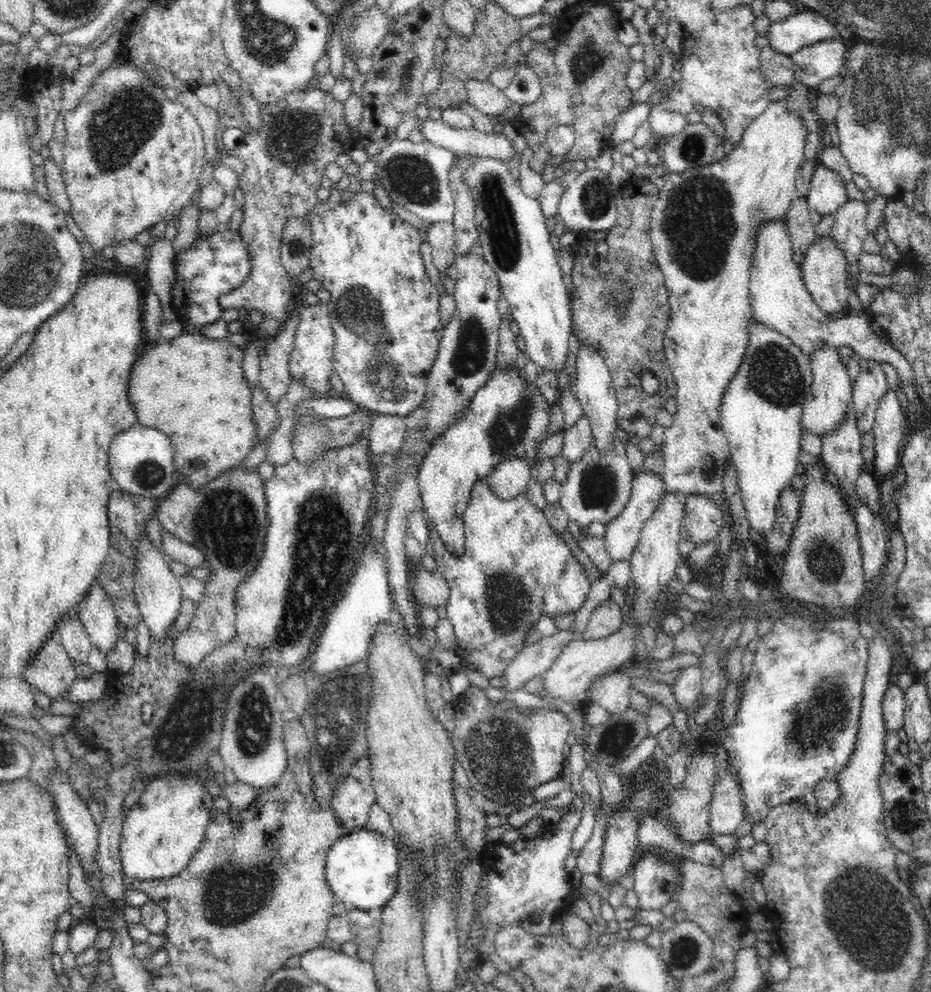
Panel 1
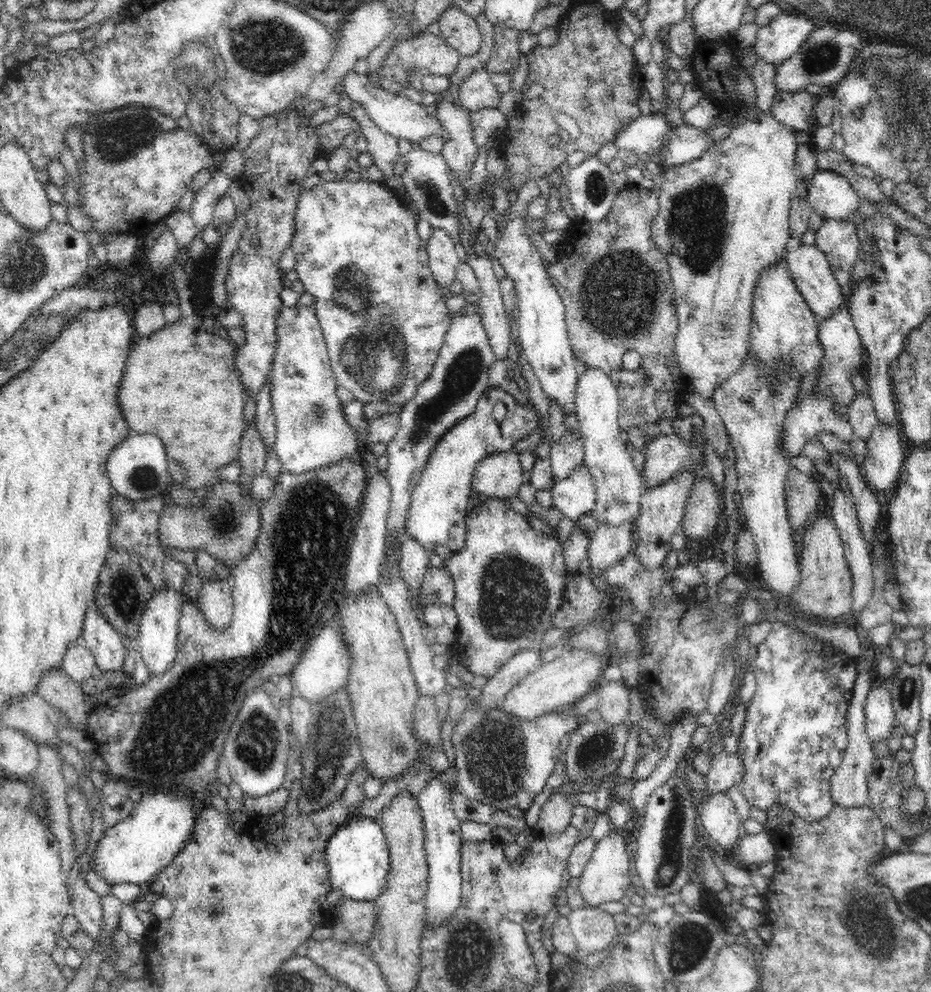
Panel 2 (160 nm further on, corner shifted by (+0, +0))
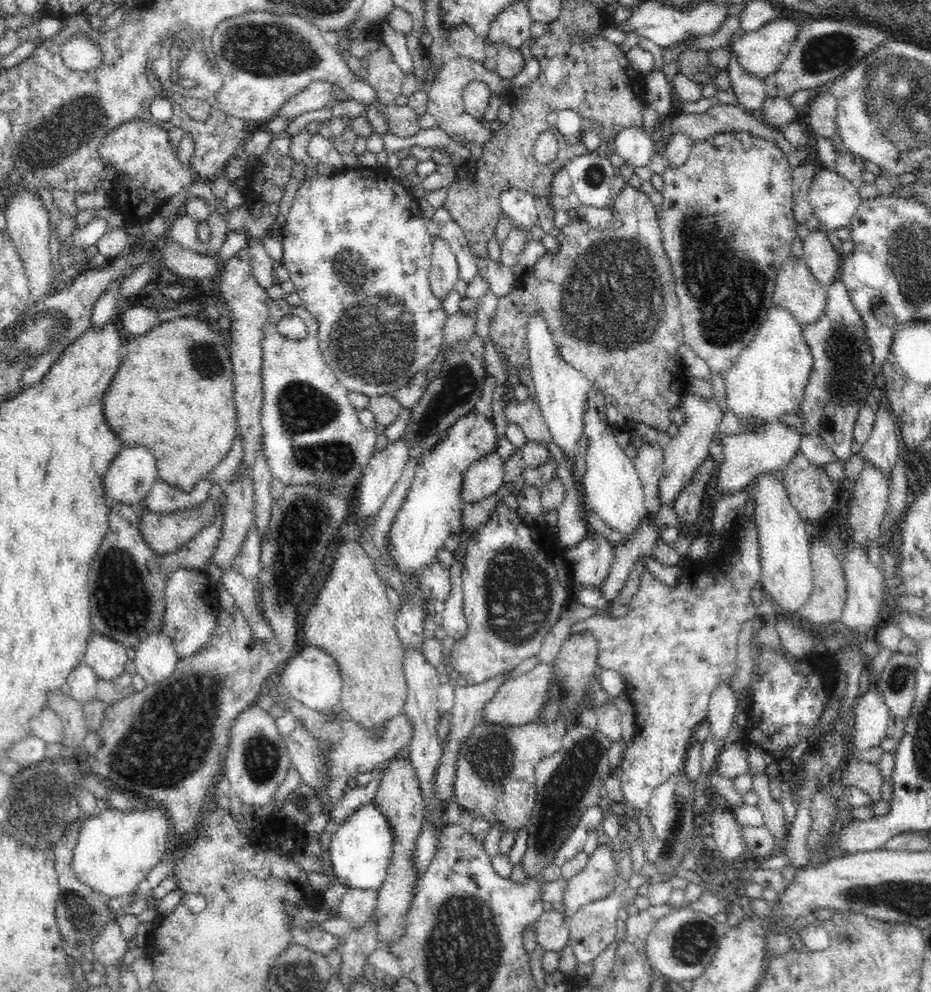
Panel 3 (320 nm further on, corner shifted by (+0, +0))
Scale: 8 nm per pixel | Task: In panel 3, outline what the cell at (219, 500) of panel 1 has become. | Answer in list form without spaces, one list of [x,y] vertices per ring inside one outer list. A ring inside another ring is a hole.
[[[214,483],[208,491],[203,503],[190,507],[189,510],[175,510],[170,513],[158,513],[146,509],[140,517],[139,529],[143,539],[150,545],[150,548],[158,554],[170,554],[184,546],[194,536],[202,532],[211,523],[217,506],[224,501],[224,492],[220,484]]]

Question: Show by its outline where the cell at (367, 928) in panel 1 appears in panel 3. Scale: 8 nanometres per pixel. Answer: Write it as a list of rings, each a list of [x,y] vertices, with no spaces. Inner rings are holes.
[[[346,888],[339,903],[339,916],[350,928],[362,928],[375,914],[377,892],[358,888]]]

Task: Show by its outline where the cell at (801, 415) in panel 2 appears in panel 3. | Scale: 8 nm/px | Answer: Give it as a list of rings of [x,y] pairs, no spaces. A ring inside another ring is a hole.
[[[766,424],[755,432],[737,433],[722,437],[723,458],[716,464],[716,488],[723,494],[742,491],[758,474],[782,471],[800,450],[799,432],[791,426]]]

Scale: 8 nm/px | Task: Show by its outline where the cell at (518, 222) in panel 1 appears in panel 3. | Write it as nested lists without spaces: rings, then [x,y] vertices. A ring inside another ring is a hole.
[[[536,311],[530,317],[530,320],[528,320],[528,326],[526,326],[526,340],[529,346],[529,368],[531,369],[532,382],[535,384],[536,398],[541,414],[552,435],[552,443],[556,444],[562,451],[570,468],[571,476],[574,476],[573,481],[575,484],[578,484],[578,512],[585,523],[585,538],[592,538],[596,533],[586,523],[584,510],[586,510],[587,500],[584,498],[584,485],[582,485],[584,472],[586,472],[585,458],[587,450],[580,450],[580,446],[578,446],[580,438],[584,437],[584,410],[588,408],[588,405],[585,403],[586,398],[588,398],[588,392],[590,392],[591,382],[583,372],[568,365],[559,356],[557,346],[553,341],[553,335],[549,331],[545,317],[544,313]],[[570,458],[572,458],[573,463],[570,461]]]

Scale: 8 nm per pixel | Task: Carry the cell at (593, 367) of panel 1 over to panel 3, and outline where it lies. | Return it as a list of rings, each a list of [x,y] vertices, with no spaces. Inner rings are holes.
[[[590,386],[585,404],[588,408],[584,410],[584,436],[590,442],[586,449],[583,485],[588,509],[602,518],[612,530],[633,535],[644,517],[650,515],[645,507],[640,475],[635,469],[633,460],[622,451],[614,438],[614,426],[609,424],[605,413],[603,392]]]

